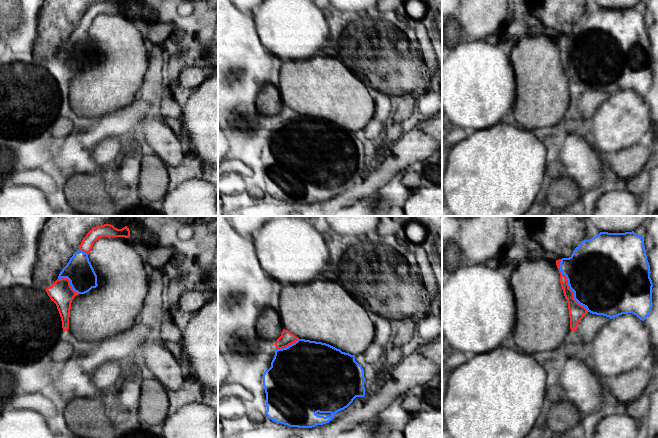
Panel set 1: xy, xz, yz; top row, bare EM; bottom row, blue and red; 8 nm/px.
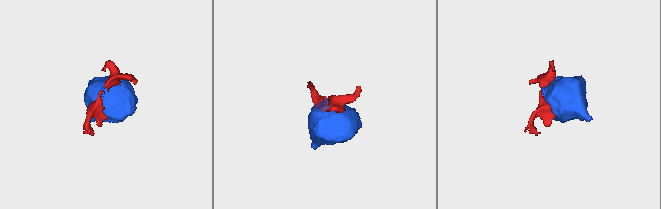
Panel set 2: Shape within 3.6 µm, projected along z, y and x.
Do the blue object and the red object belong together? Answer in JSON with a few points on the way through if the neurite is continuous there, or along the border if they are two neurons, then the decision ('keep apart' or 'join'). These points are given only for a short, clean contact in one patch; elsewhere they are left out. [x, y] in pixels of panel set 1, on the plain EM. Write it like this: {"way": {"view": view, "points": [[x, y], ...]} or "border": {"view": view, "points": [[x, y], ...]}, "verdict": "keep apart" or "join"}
{"verdict": "join"}

